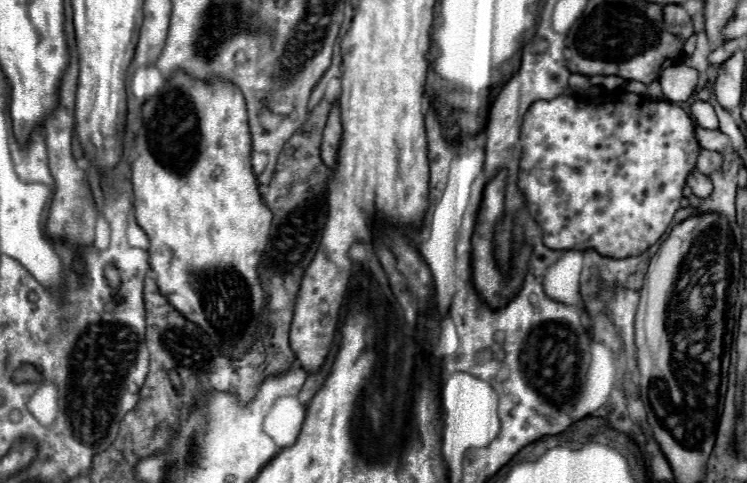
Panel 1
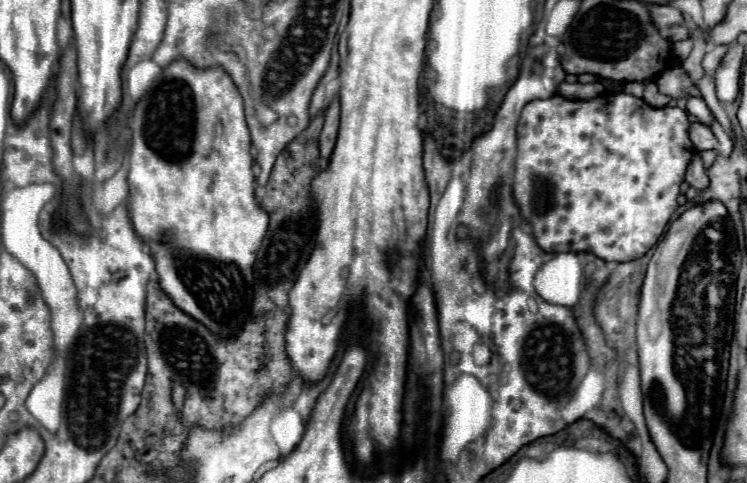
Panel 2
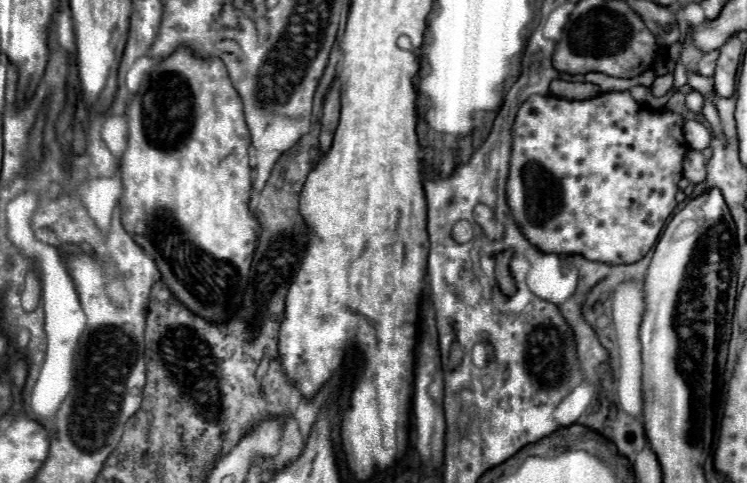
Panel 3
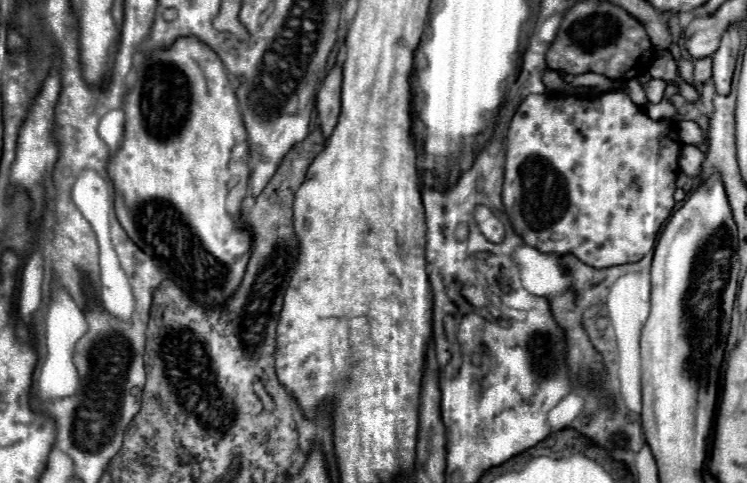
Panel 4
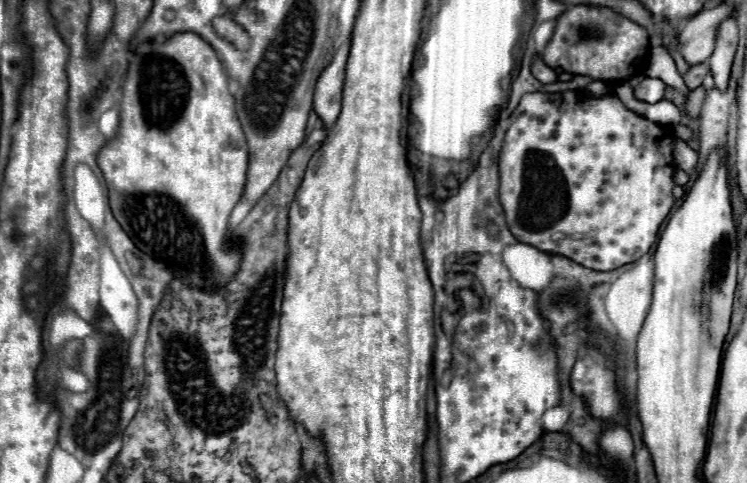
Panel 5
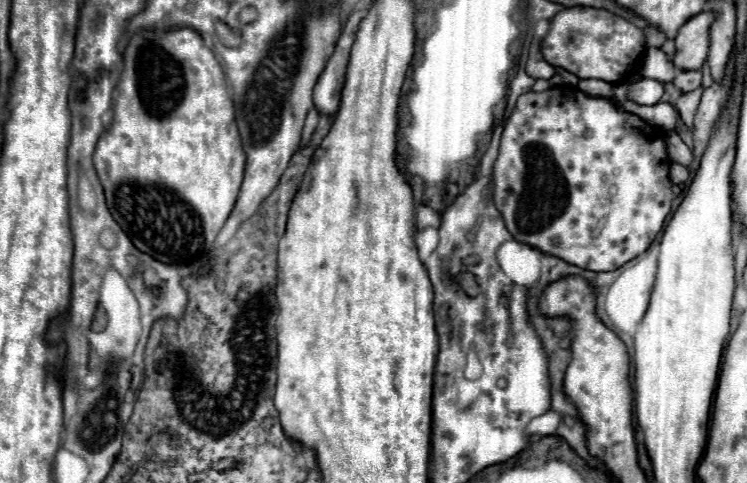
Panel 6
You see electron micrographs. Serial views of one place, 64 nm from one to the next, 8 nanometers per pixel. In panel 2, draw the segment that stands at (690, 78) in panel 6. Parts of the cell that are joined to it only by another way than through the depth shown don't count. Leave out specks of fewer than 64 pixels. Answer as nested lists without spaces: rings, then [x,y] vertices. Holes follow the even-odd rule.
[[[714,46],[714,48],[704,56],[704,60],[702,60],[704,72],[714,72],[714,70],[718,68],[722,56],[726,54],[726,48],[728,48],[728,46]]]

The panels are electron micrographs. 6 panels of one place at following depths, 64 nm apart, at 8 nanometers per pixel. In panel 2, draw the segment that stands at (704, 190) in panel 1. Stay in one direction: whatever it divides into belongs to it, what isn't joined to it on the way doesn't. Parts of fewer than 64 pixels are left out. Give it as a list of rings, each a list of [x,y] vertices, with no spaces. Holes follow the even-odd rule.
[[[694,154],[692,162],[688,164],[688,170],[686,170],[686,182],[688,182],[690,186],[698,188],[698,190],[702,190],[702,188],[708,186],[708,174],[706,174],[706,170],[704,170],[704,166],[702,166],[700,154]]]

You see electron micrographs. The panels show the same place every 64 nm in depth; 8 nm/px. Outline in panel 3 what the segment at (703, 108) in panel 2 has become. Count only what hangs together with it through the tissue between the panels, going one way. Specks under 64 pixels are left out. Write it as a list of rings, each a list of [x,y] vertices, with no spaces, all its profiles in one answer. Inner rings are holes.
[[[690,90],[690,92],[686,94],[686,106],[688,106],[690,110],[694,110],[694,112],[700,112],[700,110],[702,110],[702,102],[704,102],[704,96],[702,96],[700,92],[696,92],[696,90]]]

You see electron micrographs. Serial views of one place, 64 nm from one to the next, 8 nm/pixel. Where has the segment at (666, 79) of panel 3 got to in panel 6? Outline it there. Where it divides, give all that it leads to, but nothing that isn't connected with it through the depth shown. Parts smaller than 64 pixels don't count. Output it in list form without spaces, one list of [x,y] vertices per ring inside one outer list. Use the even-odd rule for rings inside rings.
[[[640,80],[636,84],[630,84],[628,86],[628,100],[630,102],[636,102],[640,106],[652,106],[652,104],[658,104],[660,98],[664,94],[664,88],[662,88],[662,82],[658,80]]]

